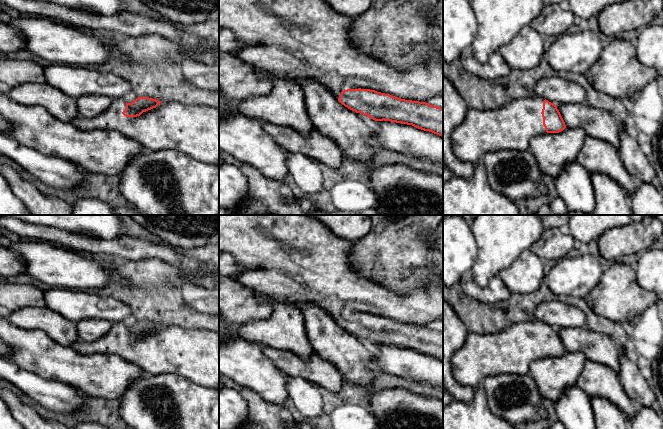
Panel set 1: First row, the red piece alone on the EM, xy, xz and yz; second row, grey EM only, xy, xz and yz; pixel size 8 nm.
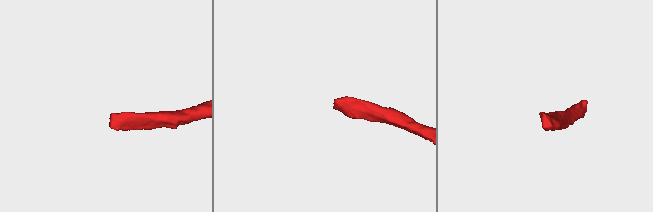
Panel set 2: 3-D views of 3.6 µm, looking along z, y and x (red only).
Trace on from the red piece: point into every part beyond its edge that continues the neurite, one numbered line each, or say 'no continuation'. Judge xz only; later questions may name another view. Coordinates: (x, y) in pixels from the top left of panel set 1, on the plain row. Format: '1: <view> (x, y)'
1: xz (296, 259)

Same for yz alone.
1: yz (510, 351)

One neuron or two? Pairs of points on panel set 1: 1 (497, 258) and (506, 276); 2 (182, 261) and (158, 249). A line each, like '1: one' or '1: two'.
1: two
2: one

